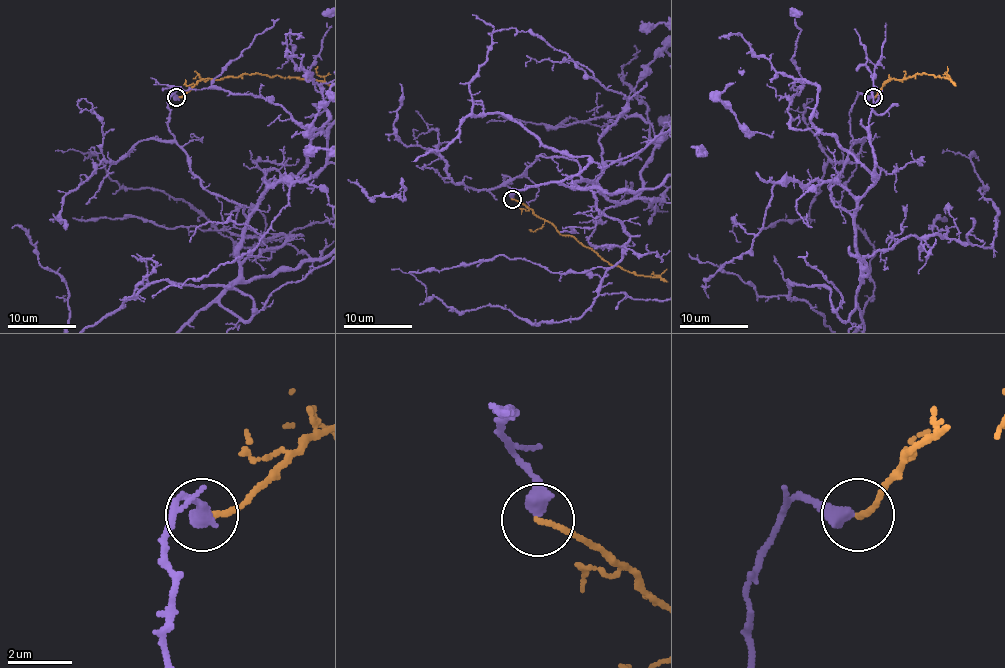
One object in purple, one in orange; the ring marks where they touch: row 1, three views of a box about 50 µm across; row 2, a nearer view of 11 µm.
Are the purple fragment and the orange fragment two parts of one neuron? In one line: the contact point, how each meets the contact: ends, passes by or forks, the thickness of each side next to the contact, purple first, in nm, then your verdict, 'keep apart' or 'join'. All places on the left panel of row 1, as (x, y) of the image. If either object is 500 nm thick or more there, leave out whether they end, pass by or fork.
(176, 97) | purple ends | orange ends | 480/160 nm | keep apart

